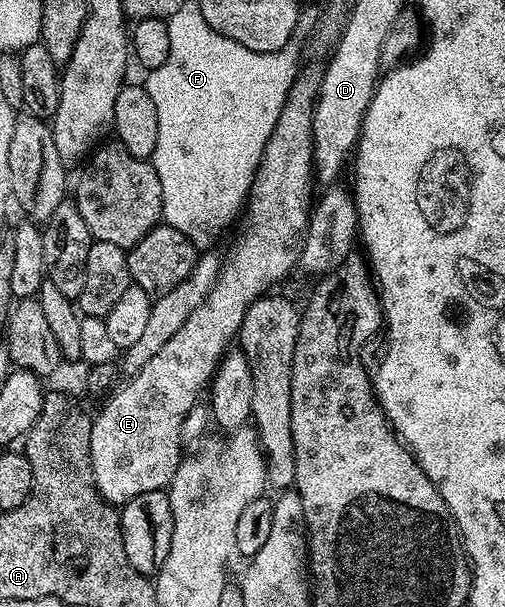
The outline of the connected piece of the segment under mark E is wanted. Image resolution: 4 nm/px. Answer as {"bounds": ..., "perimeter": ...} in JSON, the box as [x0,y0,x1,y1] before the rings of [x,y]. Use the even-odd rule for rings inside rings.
{"bounds":[89,75,319,507],"perimeter":[[[305,75],[298,76],[292,87],[289,89],[287,99],[283,103],[283,107],[279,111],[279,119],[275,119],[275,131],[271,131],[271,139],[267,139],[267,147],[261,156],[261,162],[257,168],[257,177],[253,181],[253,188],[249,190],[247,198],[247,209],[253,212],[253,222],[249,225],[249,230],[238,239],[233,245],[233,250],[229,253],[229,258],[224,258],[221,274],[215,283],[215,287],[211,287],[211,295],[207,295],[207,299],[199,307],[195,307],[195,311],[191,311],[191,319],[187,319],[187,323],[183,323],[183,327],[179,327],[179,331],[175,331],[175,335],[171,339],[167,339],[167,343],[163,343],[163,348],[159,351],[159,355],[155,355],[143,366],[139,372],[132,374],[128,378],[129,382],[106,403],[101,409],[101,414],[92,418],[93,426],[91,427],[91,441],[89,451],[89,461],[93,464],[93,482],[97,484],[97,489],[102,497],[114,507],[120,507],[125,502],[135,499],[135,495],[143,495],[147,491],[155,491],[156,489],[164,490],[169,484],[169,480],[175,475],[177,464],[183,459],[183,442],[181,440],[181,432],[183,431],[183,419],[187,419],[187,415],[202,400],[201,392],[210,388],[213,375],[217,366],[221,364],[221,358],[225,356],[230,348],[229,340],[236,338],[241,332],[241,324],[243,323],[243,315],[249,309],[249,304],[257,300],[258,297],[264,297],[270,292],[272,285],[277,285],[289,272],[297,269],[297,261],[301,257],[301,252],[305,246],[305,228],[309,226],[309,214],[315,204],[315,193],[313,195],[313,185],[315,174],[313,171],[313,112],[317,106],[317,95],[319,85],[316,80],[313,81]]]}

